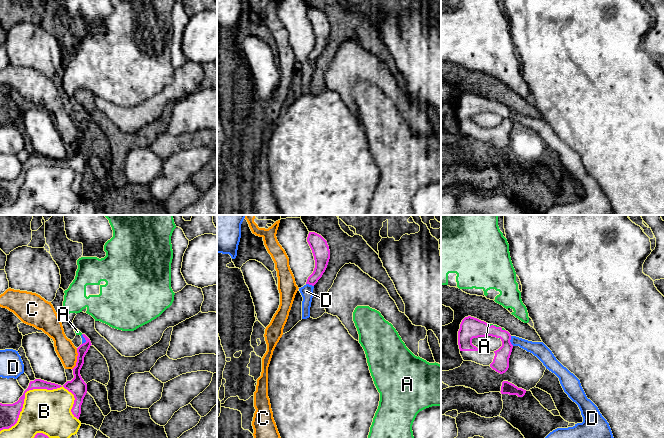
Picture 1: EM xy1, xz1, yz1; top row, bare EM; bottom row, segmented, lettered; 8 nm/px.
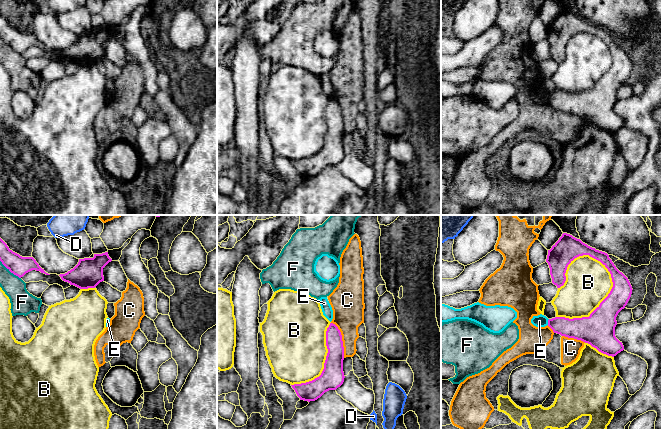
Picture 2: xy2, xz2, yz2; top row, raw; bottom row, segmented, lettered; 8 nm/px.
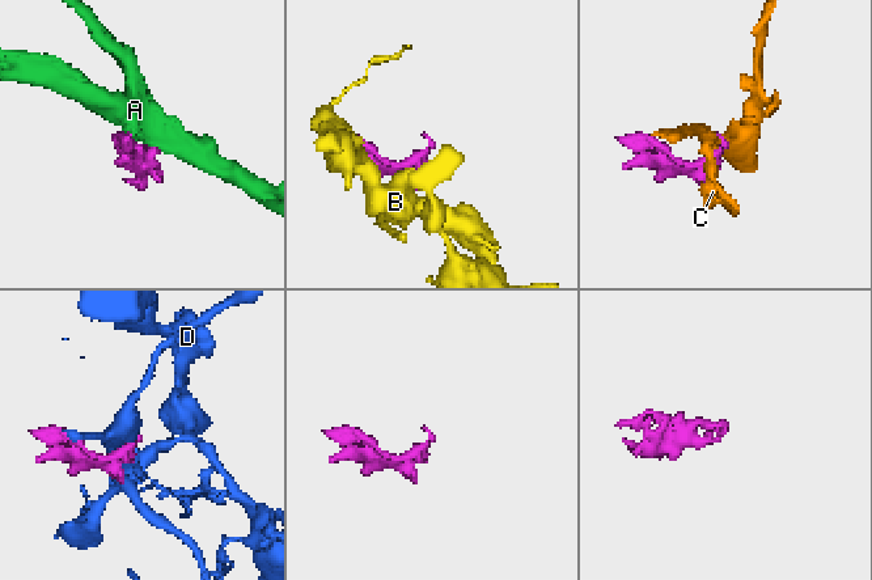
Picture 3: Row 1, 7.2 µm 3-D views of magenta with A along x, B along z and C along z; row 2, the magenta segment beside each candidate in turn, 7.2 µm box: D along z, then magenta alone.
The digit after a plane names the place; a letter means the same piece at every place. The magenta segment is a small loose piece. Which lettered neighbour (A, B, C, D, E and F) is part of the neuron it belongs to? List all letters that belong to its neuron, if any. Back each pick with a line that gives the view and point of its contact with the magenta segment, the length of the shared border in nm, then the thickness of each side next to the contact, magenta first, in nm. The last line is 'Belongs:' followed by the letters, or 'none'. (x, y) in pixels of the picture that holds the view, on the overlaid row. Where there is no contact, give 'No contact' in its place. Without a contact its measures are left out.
A: Touches magenta at yz1 (493, 325). Shared border 100 nm. Thickness 170 nm (magenta) against 20 nm
Belongs: A

